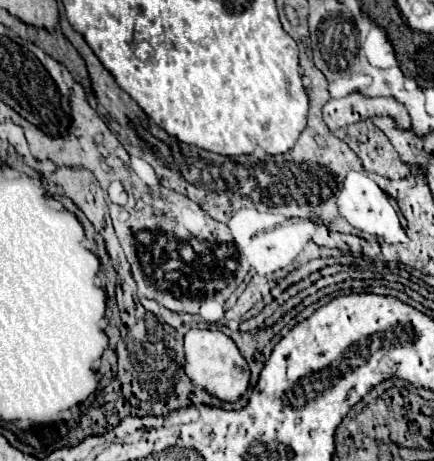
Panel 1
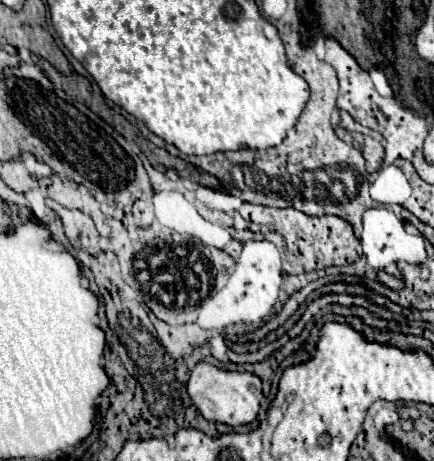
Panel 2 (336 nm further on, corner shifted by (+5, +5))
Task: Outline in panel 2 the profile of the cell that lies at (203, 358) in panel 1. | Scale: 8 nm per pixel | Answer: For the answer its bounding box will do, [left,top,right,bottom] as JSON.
[187,362,263,426]

